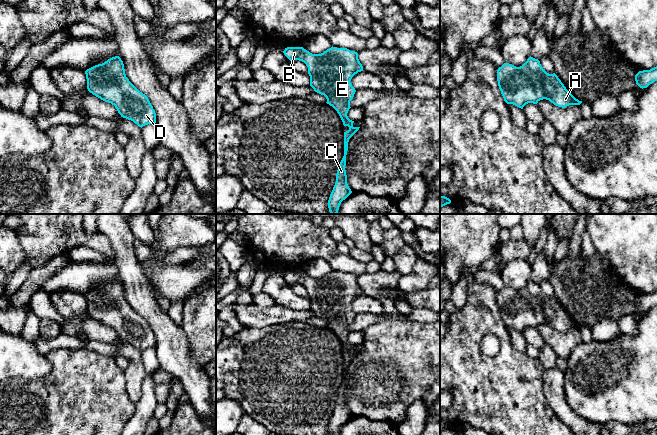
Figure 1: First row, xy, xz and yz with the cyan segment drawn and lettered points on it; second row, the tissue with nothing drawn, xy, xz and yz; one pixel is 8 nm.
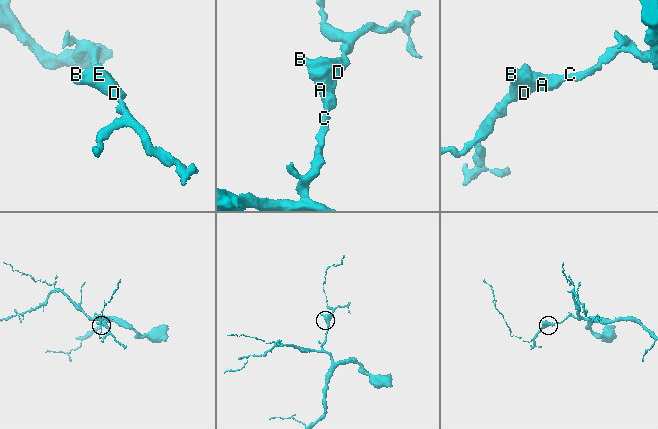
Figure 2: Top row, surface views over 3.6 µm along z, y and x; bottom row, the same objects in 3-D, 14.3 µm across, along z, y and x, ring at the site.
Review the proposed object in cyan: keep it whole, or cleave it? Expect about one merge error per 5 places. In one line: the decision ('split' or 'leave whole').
leave whole

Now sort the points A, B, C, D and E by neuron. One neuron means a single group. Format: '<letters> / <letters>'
A B C D E

